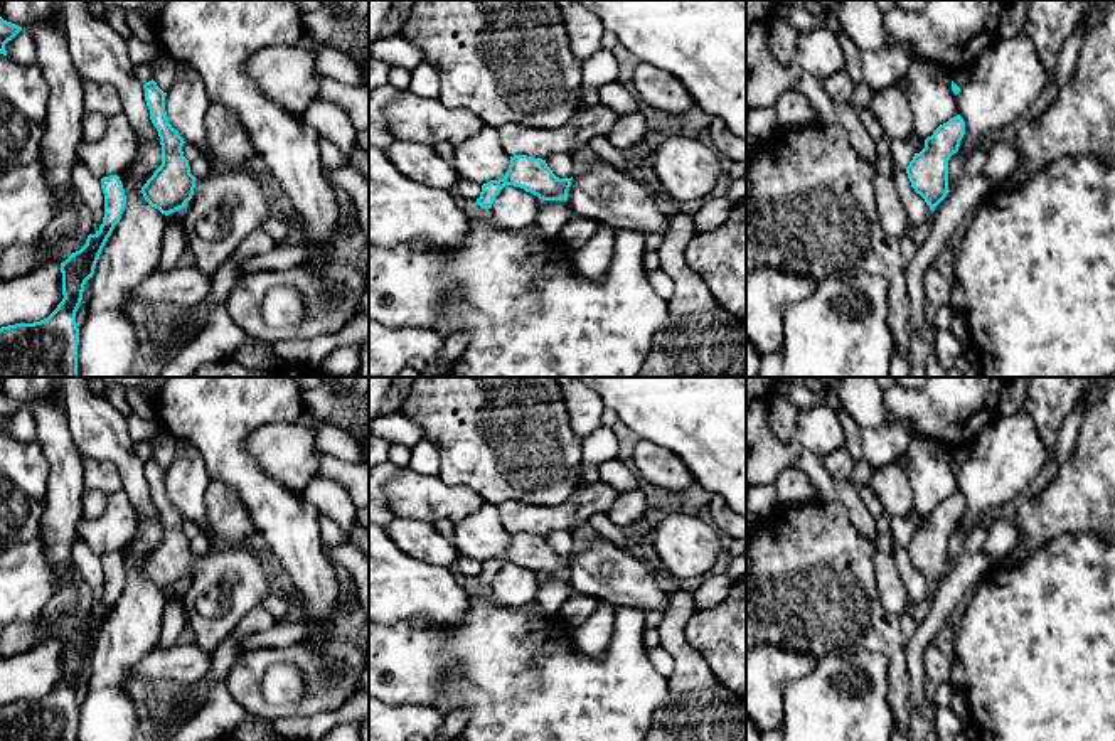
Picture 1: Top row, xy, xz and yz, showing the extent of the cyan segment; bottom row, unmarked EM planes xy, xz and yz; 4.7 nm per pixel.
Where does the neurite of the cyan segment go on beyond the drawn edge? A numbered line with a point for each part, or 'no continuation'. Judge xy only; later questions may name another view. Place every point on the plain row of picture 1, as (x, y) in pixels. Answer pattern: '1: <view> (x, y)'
1: xy (228, 581)

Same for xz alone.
1: xz (603, 571)

